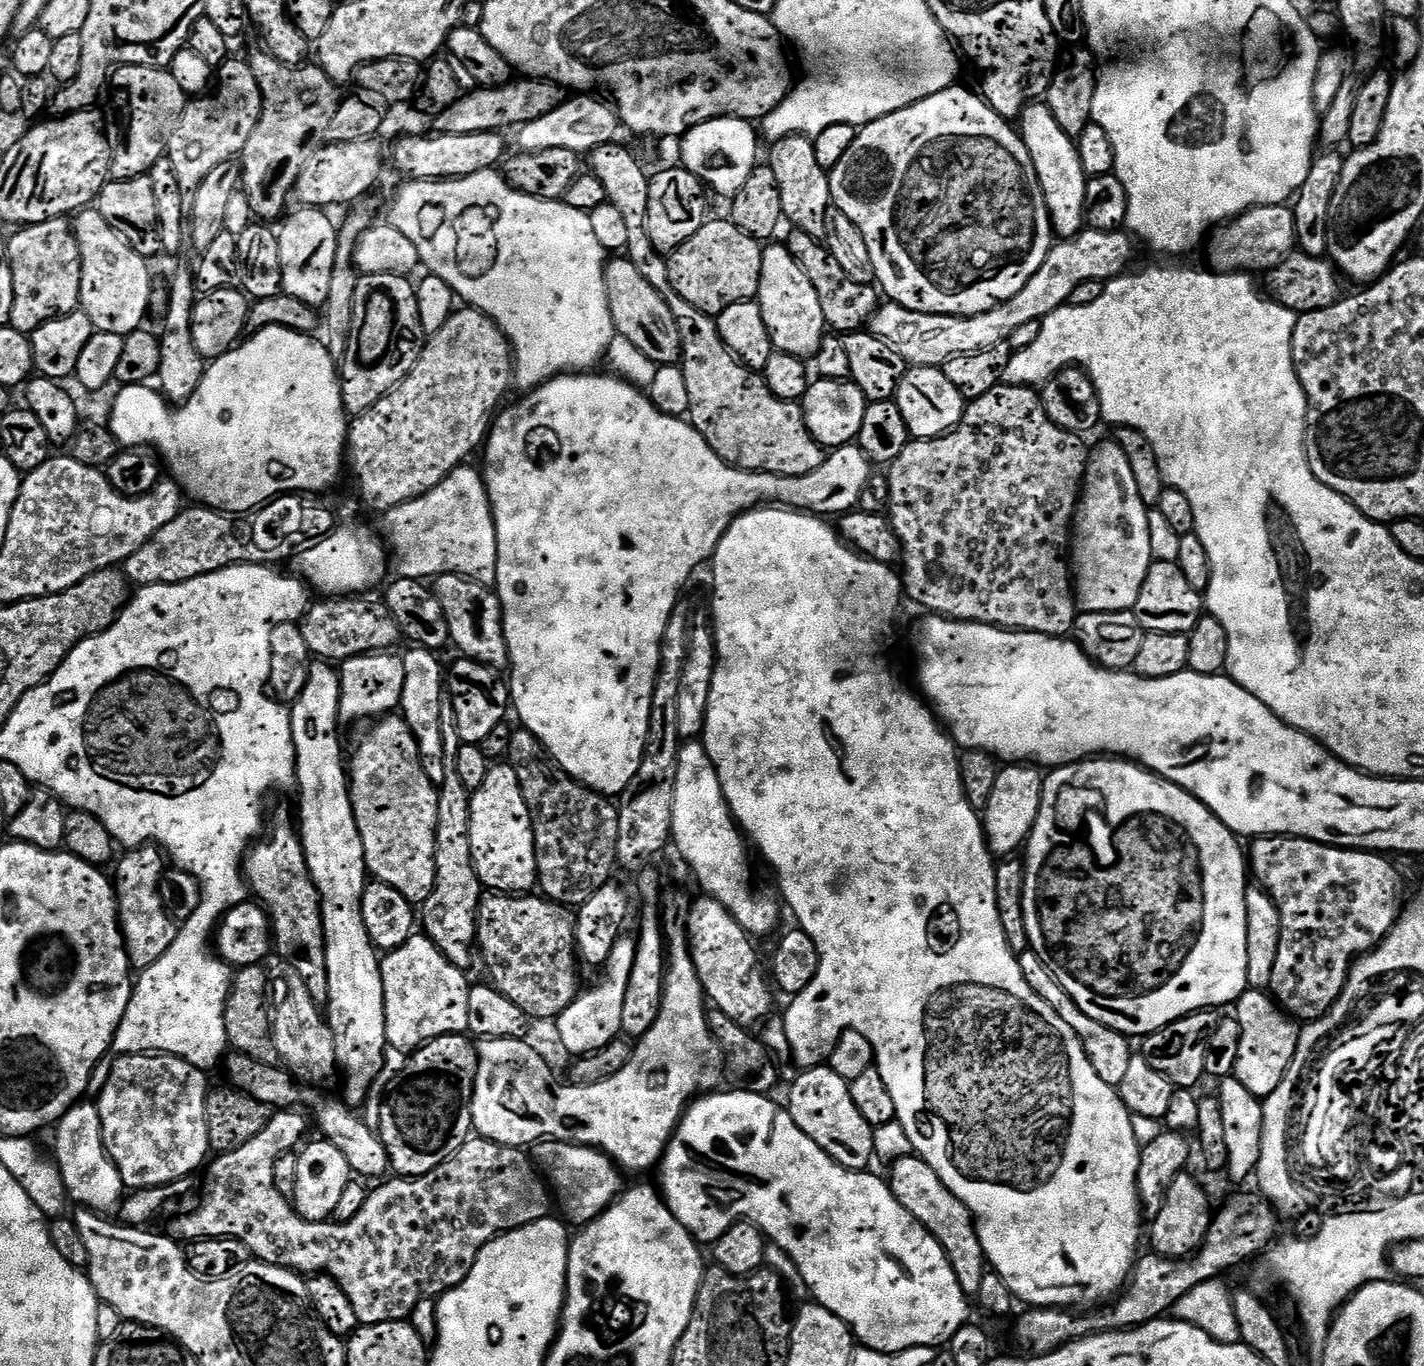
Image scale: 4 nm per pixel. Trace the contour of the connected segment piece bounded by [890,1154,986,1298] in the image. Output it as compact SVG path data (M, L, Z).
M903 1156L901 1160L891 1161L890 1168L892 1193L906 1210L910 1210L910 1214L914 1214L914 1218L918 1218L918 1222L922 1222L922 1226L926 1226L926 1230L930 1230L930 1234L934 1234L936 1241L946 1250L950 1266L954 1266L954 1278L958 1278L965 1296L975 1298L978 1286L982 1286L986 1261L972 1211L944 1185L942 1178L938 1178L936 1171L921 1156Z

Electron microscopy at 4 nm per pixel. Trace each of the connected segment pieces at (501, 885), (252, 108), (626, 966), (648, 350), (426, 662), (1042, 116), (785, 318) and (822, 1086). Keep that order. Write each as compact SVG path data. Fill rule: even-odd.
M508 762L493 763L482 786L472 792L470 846L478 878L485 889L496 894L528 894L537 887L531 810L523 796L518 774Z
M230 58L220 65L211 91L197 95L189 103L175 138L168 143L166 153L167 160L174 162L174 174L182 190L184 213L191 213L194 194L198 186L206 182L206 174L222 166L222 162L236 160L243 153L246 142L250 142L250 134L254 134L258 126L263 109L264 99L258 90L258 78L254 78L251 63L247 59L236 58Z
M628 934L621 935L614 950L610 950L610 958L603 969L604 981L594 985L589 992L581 991L576 1000L570 1006L566 1006L562 1015L556 1017L554 1027L560 1035L560 1044L566 1051L576 1052L572 1054L577 1057L586 1056L621 1035L622 1002L625 1001L627 983L634 967L635 950L635 939L631 935L628 937Z
M612 258L607 261L604 277L606 294L610 302L610 314L617 333L624 335L642 350L646 357L659 366L666 364L679 365L682 350L682 334L678 322L670 312L665 293L659 292L638 274L638 266L626 258Z
M419 646L409 647L409 652L403 653L404 665L406 666L406 682L402 682L402 698L400 699L399 711L404 721L410 726L414 738L418 742L420 757L424 760L424 769L431 778L432 783L439 786L444 780L444 739L442 738L442 706L446 703L446 668L440 665L440 660L431 648Z
M1033 102L1024 109L1018 120L1018 131L1038 174L1048 216L1052 220L1052 231L1057 237L1077 236L1085 227L1084 203L1089 176L1082 170L1078 150L1073 137L1058 126L1058 118L1048 109L1047 103Z
M769 243L762 254L762 282L758 297L762 319L766 322L766 330L770 330L775 351L812 358L826 335L822 302L818 302L818 290L814 290L814 282L806 278L806 270L798 266L783 243L776 243Z
M831 1066L805 1068L791 1081L788 1092L786 1111L798 1122L798 1126L807 1136L814 1138L830 1158L834 1158L842 1166L864 1170L873 1163L874 1134L870 1122L862 1118L858 1106L854 1106L854 1098L850 1098L850 1083L838 1074L834 1074Z

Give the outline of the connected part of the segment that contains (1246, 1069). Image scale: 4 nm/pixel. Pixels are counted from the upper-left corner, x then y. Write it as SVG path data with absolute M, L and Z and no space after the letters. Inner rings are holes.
M1249 990L1236 1001L1234 1015L1242 1026L1242 1046L1238 1046L1238 1062L1234 1079L1242 1082L1250 1094L1271 1098L1292 1065L1296 1049L1300 1047L1300 1028L1267 991Z

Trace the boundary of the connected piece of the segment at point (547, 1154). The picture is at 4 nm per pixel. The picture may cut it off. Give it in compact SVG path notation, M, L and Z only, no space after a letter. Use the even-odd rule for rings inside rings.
M547 1139L533 1145L532 1157L551 1184L565 1216L575 1226L583 1226L596 1220L623 1191L619 1165L612 1157L592 1145Z

